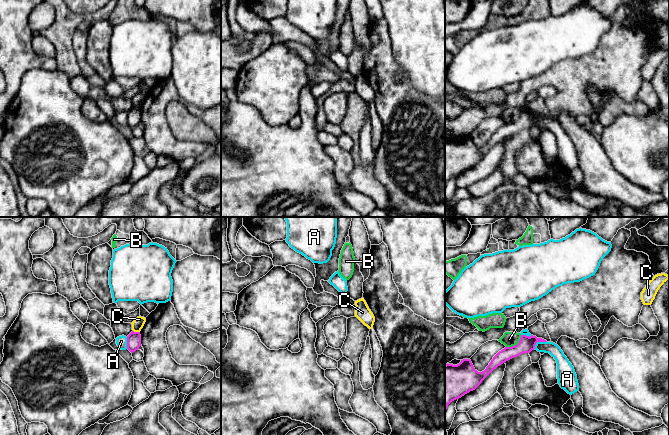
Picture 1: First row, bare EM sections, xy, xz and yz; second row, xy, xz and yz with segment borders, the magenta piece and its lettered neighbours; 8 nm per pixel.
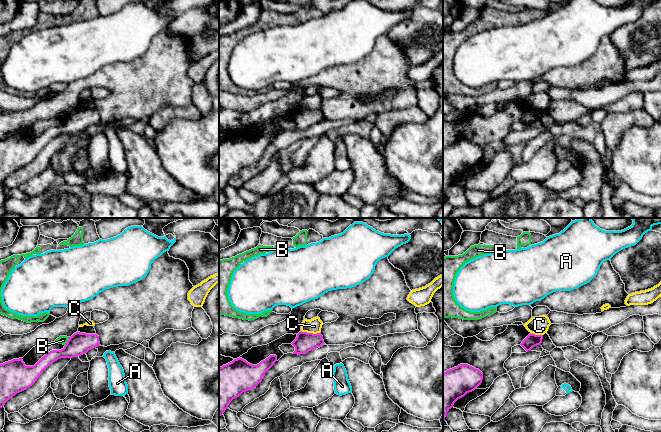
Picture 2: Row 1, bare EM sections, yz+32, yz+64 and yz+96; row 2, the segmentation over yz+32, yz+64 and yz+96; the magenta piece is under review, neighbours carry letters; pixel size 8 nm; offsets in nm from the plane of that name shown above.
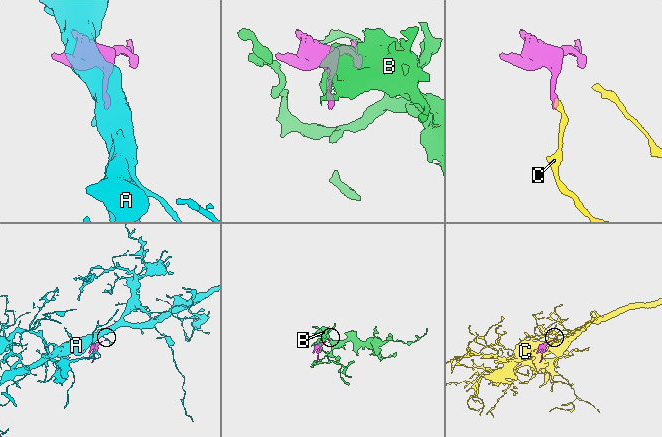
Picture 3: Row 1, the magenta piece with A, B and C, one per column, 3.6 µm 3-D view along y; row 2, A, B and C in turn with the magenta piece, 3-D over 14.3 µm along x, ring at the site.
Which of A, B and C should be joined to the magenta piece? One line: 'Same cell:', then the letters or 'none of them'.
Same cell: none of them

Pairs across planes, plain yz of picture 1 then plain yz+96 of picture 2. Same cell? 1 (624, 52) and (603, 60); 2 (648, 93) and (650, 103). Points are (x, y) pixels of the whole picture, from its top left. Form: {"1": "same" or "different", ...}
{"1": "same", "2": "same"}

